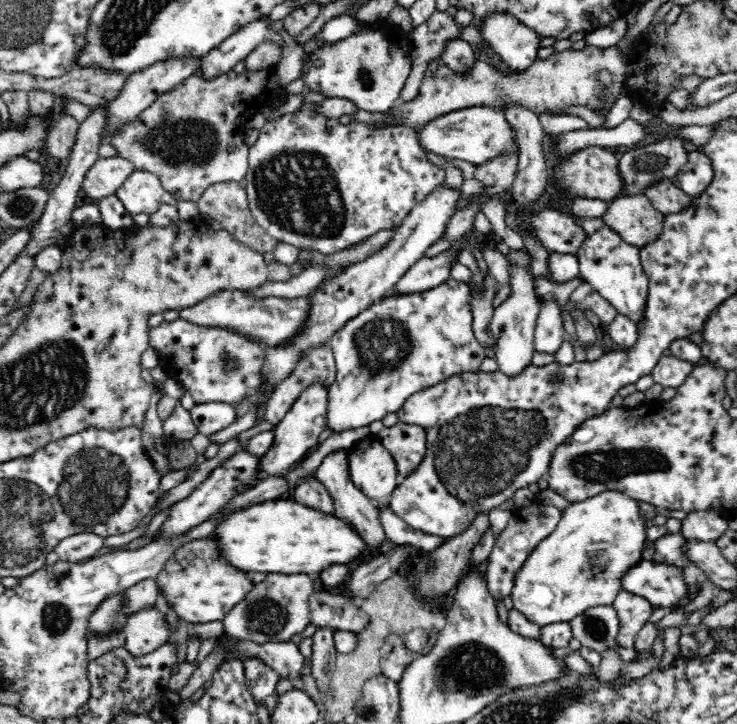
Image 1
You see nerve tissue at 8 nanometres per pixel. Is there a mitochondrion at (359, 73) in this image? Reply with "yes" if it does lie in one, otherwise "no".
yes

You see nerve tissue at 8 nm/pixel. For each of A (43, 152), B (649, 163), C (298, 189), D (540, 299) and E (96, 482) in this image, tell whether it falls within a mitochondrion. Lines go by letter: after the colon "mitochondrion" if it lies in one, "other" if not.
A: other
B: mitochondrion
C: mitochondrion
D: other
E: mitochondrion

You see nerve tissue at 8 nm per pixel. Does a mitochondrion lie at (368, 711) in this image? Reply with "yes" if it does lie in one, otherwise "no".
yes

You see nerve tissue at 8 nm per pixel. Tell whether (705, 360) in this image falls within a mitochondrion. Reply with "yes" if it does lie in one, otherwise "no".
no

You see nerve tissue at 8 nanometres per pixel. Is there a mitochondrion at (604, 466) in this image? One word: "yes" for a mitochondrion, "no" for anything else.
yes

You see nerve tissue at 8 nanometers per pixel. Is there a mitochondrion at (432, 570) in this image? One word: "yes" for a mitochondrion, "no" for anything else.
yes

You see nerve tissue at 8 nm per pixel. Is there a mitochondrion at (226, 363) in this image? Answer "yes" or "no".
yes

